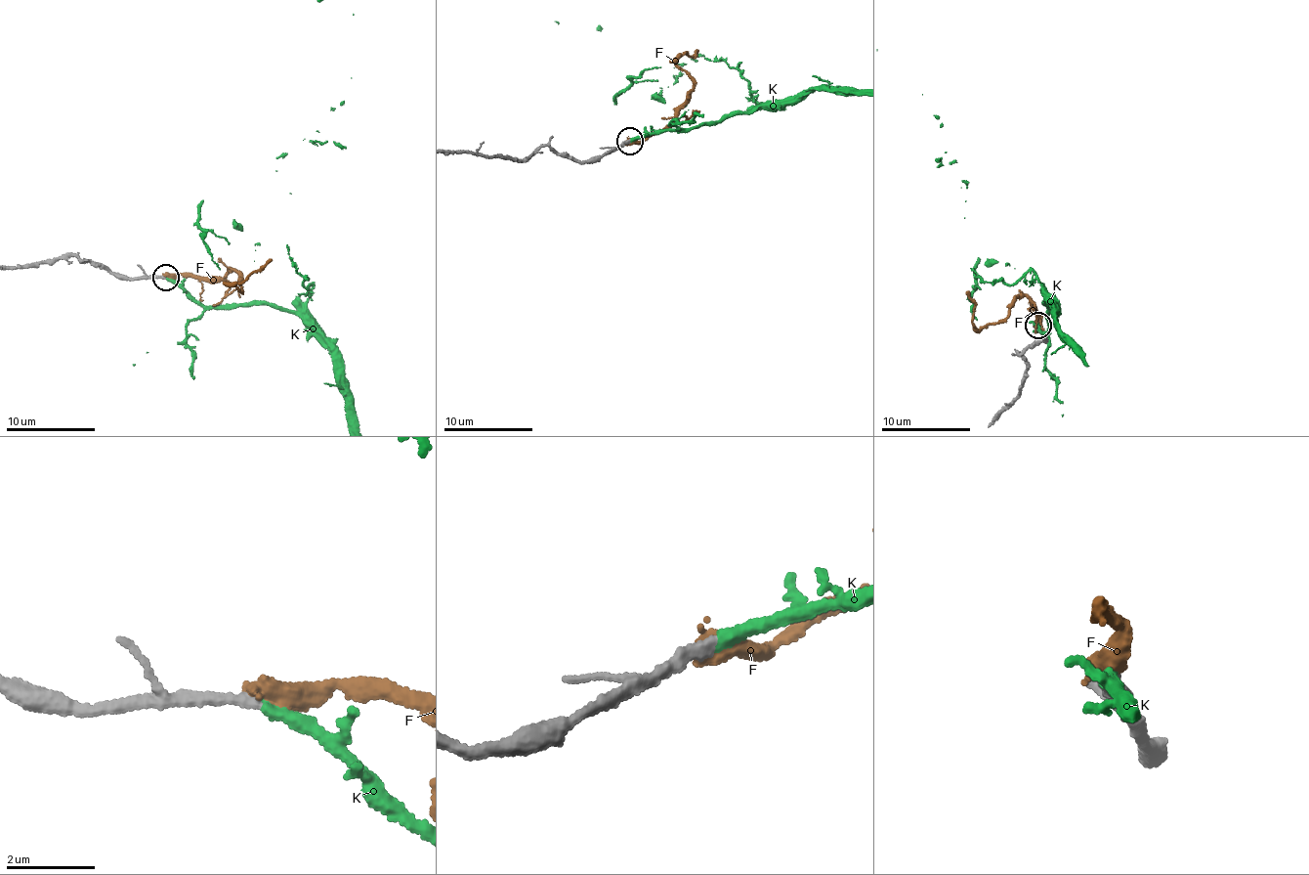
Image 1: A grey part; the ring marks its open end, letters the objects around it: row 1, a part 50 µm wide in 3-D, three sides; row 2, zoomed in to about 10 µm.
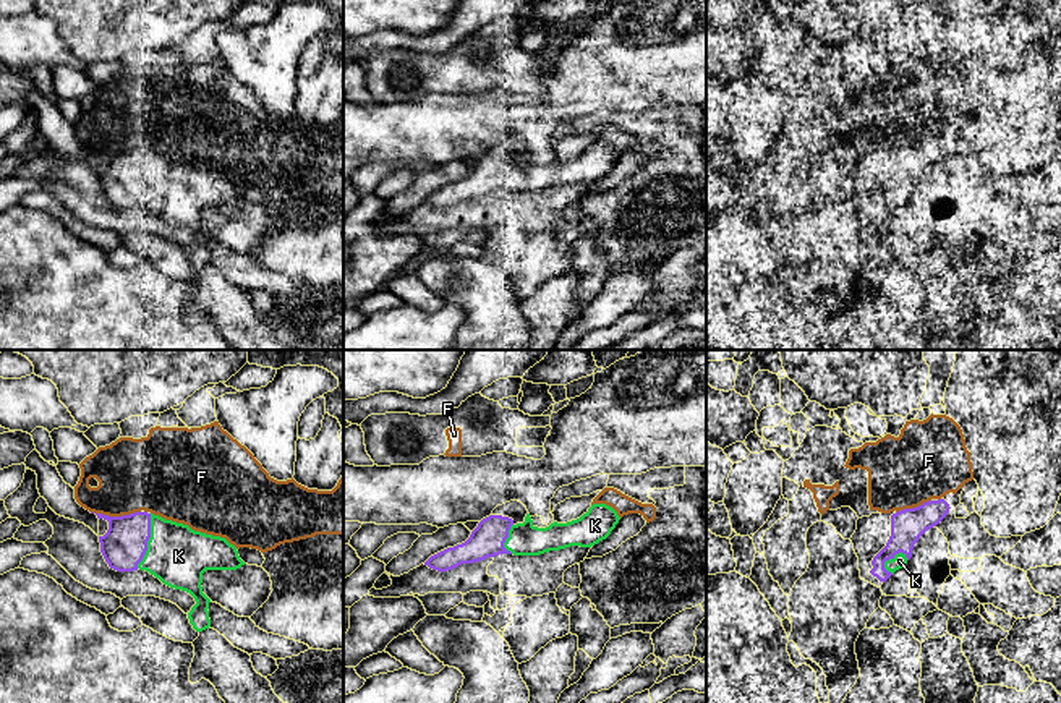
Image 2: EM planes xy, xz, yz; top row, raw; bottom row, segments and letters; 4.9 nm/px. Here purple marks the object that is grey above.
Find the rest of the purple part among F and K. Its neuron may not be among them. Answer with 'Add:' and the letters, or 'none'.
Add: K

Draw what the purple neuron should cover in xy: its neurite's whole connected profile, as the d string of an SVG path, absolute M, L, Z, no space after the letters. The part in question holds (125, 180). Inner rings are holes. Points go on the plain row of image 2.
M147 149L96 152L109 159L109 167L99 173L99 180L110 206L146 207L164 222L190 230L196 238L188 249L190 261L196 269L211 264L211 236L202 230L202 211L245 202L233 181Z

